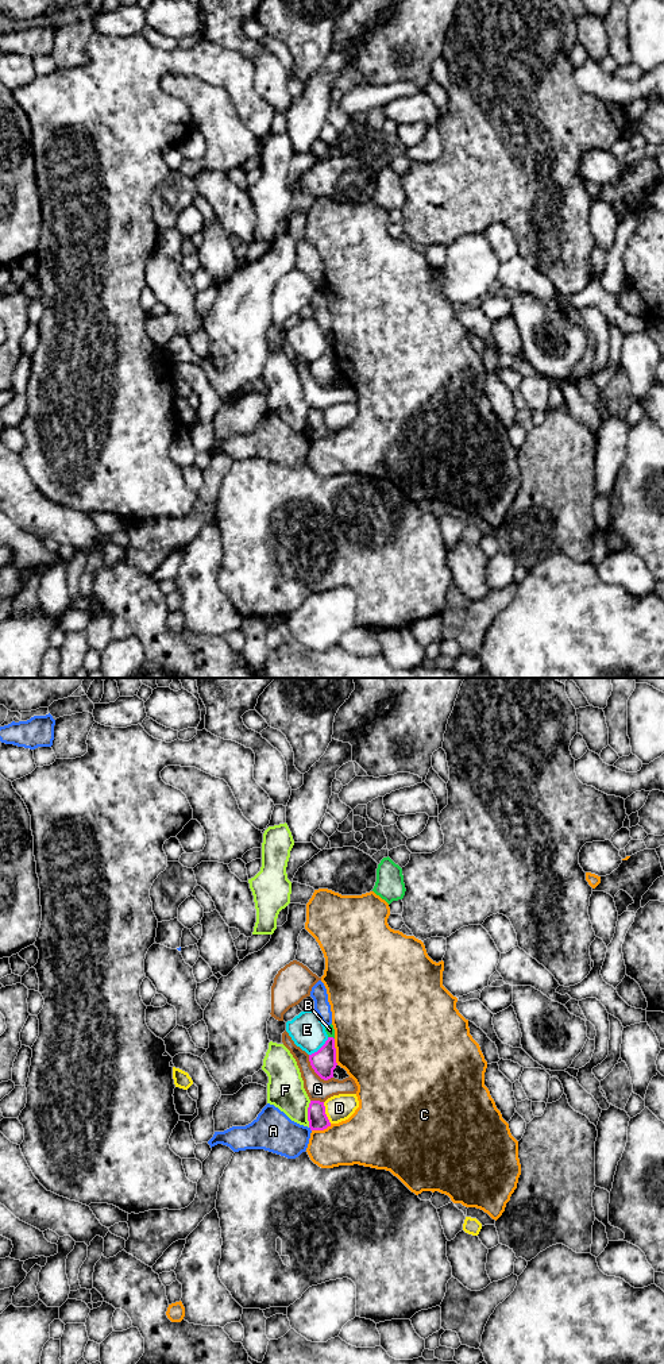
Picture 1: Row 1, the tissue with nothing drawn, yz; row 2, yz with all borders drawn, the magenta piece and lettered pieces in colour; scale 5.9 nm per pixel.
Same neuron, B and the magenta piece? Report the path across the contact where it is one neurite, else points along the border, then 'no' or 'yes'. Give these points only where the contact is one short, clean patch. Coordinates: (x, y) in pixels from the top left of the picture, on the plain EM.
border along yz (328, 345), (334, 347); no

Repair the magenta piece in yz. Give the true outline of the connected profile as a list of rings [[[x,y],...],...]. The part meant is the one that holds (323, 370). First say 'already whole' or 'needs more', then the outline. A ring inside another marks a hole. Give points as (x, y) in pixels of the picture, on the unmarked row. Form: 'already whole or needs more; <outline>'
already whole; [[[328,346],[325,352],[314,362],[309,363],[309,370],[314,381],[324,389],[333,386],[336,377],[335,347]]]

